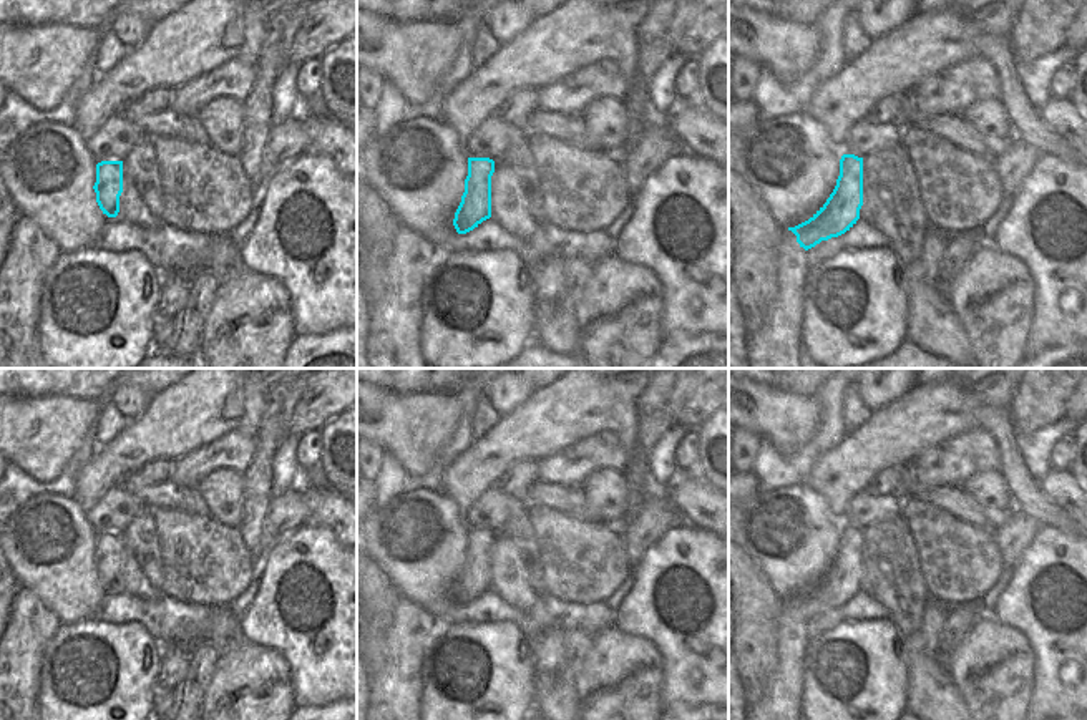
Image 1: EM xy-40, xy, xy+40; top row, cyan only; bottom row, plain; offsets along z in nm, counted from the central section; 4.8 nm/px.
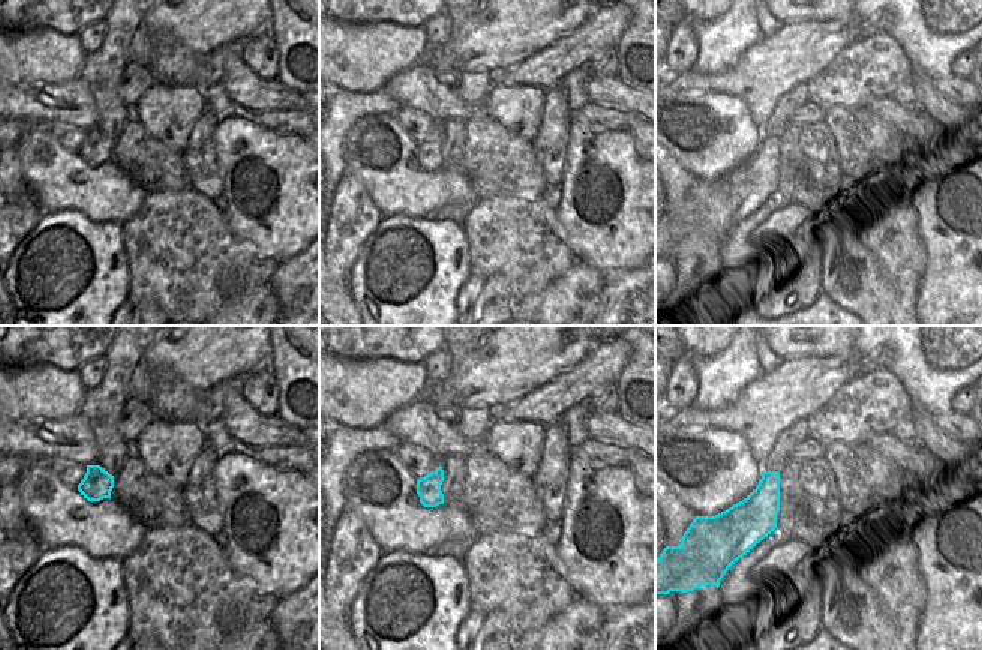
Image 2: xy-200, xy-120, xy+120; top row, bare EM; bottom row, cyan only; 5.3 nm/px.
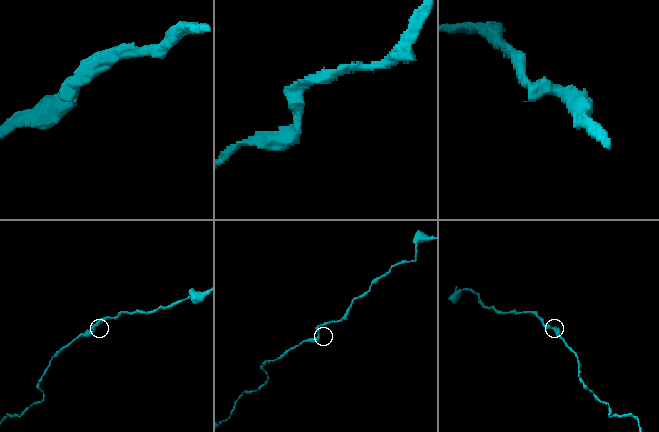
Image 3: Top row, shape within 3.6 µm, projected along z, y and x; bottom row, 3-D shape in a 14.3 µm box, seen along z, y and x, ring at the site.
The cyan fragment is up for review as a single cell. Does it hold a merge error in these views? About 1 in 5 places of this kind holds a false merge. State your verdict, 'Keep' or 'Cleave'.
Keep.

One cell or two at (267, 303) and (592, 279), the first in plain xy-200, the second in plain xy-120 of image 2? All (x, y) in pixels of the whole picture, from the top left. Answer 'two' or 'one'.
one

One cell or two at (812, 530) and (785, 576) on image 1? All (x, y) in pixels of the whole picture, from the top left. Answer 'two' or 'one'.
one

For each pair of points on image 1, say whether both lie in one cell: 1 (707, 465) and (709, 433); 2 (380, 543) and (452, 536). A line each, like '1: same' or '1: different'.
1: same
2: same

